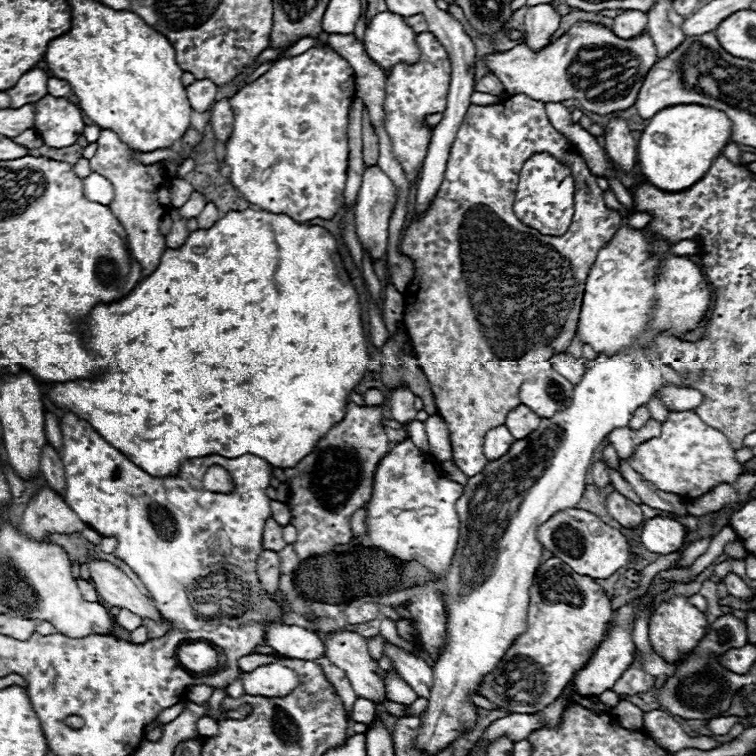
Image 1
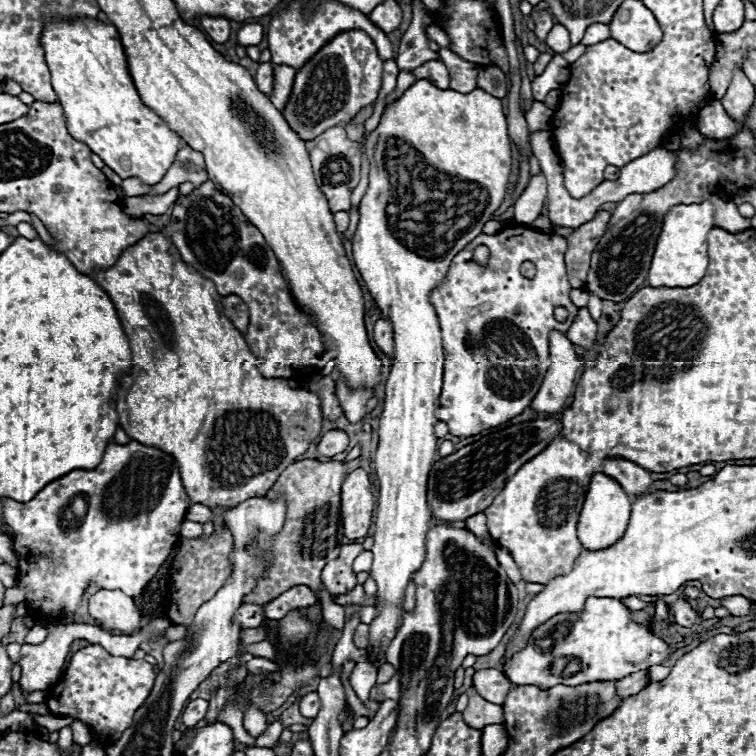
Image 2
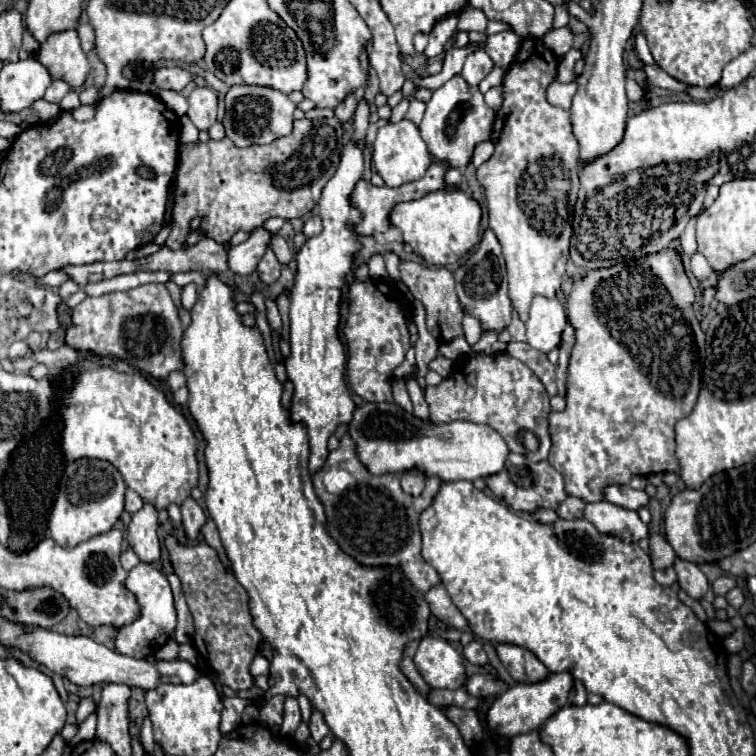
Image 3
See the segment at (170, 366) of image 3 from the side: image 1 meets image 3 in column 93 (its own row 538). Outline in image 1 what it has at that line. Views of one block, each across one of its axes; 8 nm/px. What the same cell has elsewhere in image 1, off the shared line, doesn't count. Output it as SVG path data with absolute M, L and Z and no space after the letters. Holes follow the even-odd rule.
M348 402L344 420L318 442L316 450L298 466L284 470L290 488L290 522L298 530L294 548L302 560L314 554L332 552L336 544L348 544L354 538L350 516L368 504L374 470L388 448L390 444L382 426L382 406L356 406L354 402Z

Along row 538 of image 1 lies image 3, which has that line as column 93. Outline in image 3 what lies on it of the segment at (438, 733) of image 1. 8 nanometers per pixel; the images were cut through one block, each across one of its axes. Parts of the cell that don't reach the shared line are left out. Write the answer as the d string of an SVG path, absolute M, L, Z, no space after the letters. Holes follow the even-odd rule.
M90 458L70 462L64 470L58 498L48 520L54 542L64 548L72 548L80 542L108 532L124 512L124 492L126 484L122 480L122 474L110 462Z

